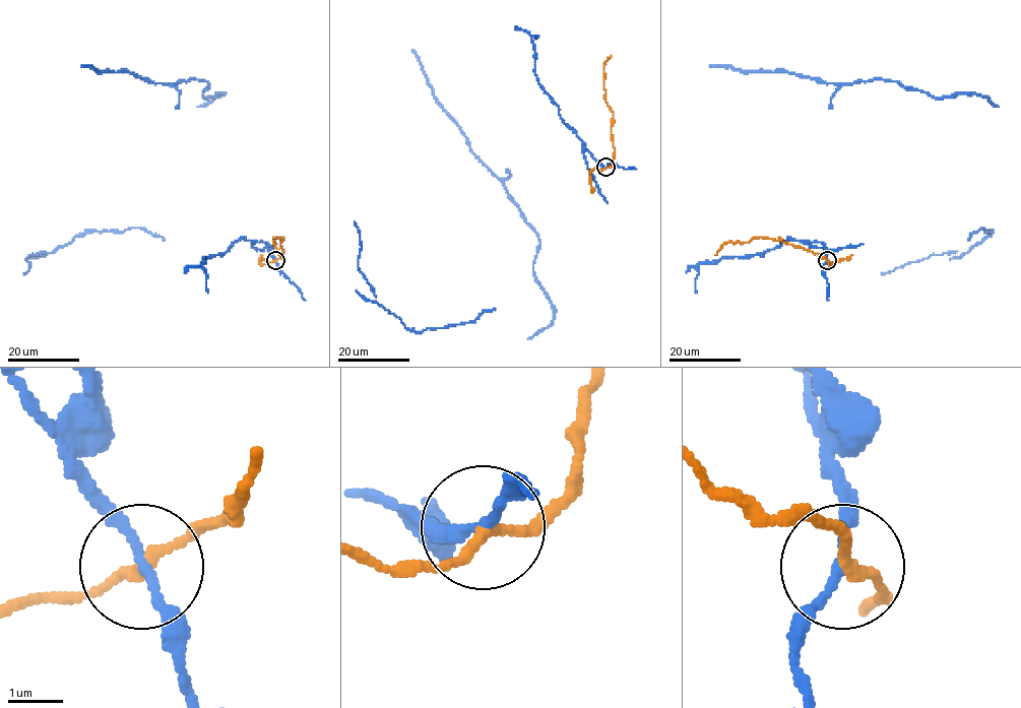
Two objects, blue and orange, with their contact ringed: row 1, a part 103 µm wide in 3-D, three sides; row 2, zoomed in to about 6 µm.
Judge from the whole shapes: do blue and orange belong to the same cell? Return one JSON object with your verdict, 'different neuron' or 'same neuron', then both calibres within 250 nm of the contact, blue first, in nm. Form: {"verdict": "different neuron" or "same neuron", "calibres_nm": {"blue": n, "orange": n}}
{"verdict": "different neuron", "calibres_nm": {"blue": 150, "orange": 180}}

